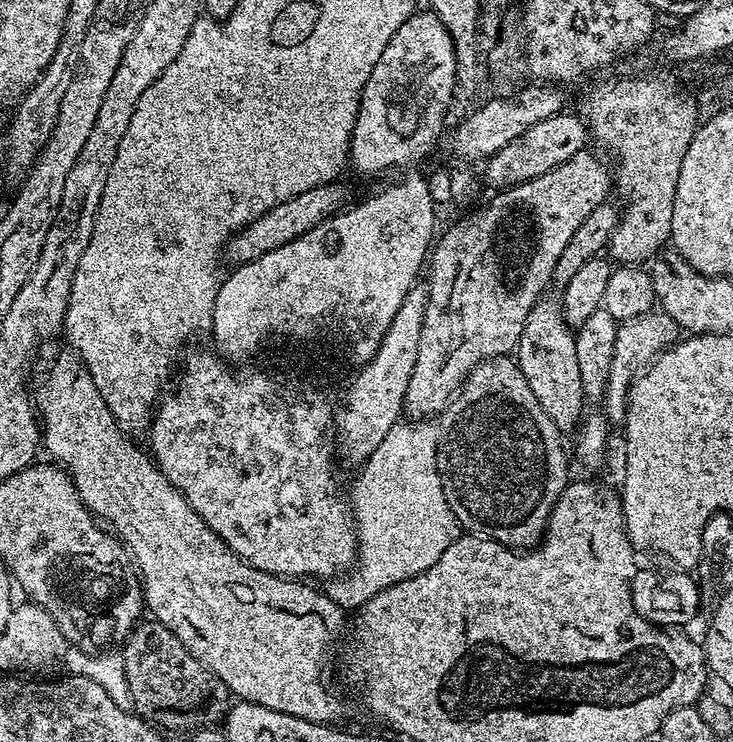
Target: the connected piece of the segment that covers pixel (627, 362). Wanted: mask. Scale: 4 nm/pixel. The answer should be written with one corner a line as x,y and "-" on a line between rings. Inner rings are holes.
653,310
646,314
638,314
629,320
621,320
616,326
614,338
614,356
610,358
610,376
606,378
606,390
602,397
602,411
604,419
609,425
623,425
626,406
628,405
628,392
636,377
644,371
649,362
655,361
661,352
665,352
681,339
682,329
670,314
663,310

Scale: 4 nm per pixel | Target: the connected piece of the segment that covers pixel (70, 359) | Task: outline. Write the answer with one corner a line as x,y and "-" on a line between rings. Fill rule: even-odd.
65,350
37,378
36,388
34,380
34,407
39,419
42,421
43,451
45,453
48,451
53,456
49,457
72,477
74,486
78,490
82,502
88,507
89,512
96,517
97,521
107,525
114,533
116,539
127,548
129,557
134,561
136,571
140,577
143,603
146,605
147,611
148,608
152,611
149,612
151,619
157,620
162,626
169,628
178,638
178,642
182,642
182,646
186,646
186,650
190,655
198,658
198,662
202,662
218,678
222,678
222,682
228,688
229,693
237,701
245,704
261,704
270,710
278,710
282,714
290,714
294,718
306,718
315,724
331,725
333,722
336,722
336,719
340,716
340,700
324,683
328,680
328,663
332,660
332,643
335,642
336,635
339,634
340,627
344,624
345,609
339,608
330,599
327,591
320,589
319,592
318,589
311,588
308,585
311,583
305,582
300,578
285,578
258,570
254,566
247,564
244,560
240,560
238,554
234,554
228,549
222,542
222,538
218,538
218,534
214,534
214,530
210,530
210,526
206,526
206,522
202,522
202,518
190,506
190,502
186,502
183,494
168,481
166,474
162,474
162,470
157,466
156,461
152,459
151,455
145,449
143,452
132,441
135,439
129,433
123,432
120,429
114,414
110,414
110,406
106,406
106,401
102,399
102,394
98,394
98,386
94,386
86,366
80,361
79,356
75,352

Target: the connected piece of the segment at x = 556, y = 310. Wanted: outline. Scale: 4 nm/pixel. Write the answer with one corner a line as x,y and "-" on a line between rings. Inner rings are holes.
548,299
537,300
530,310
526,326
522,326
522,338
514,349
514,359
530,385
530,390
534,390
538,406
546,410
546,418
550,418
550,422
554,422
561,433
568,434
579,425
585,413
586,397
578,371
576,333
564,321
559,299

